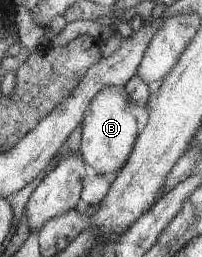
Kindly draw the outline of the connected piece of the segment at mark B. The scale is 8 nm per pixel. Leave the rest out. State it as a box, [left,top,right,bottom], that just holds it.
[79,87,136,174]

